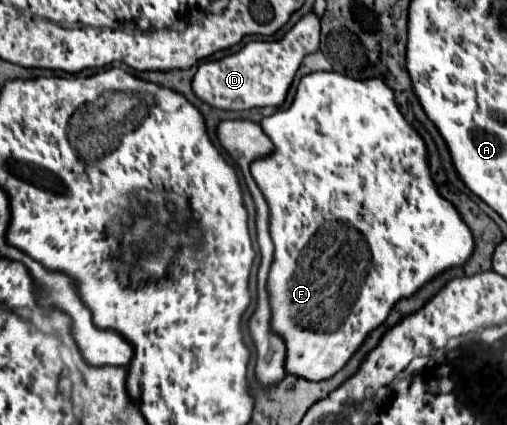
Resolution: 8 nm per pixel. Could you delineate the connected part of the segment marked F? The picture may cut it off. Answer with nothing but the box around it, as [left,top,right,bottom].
[251,70,475,382]

